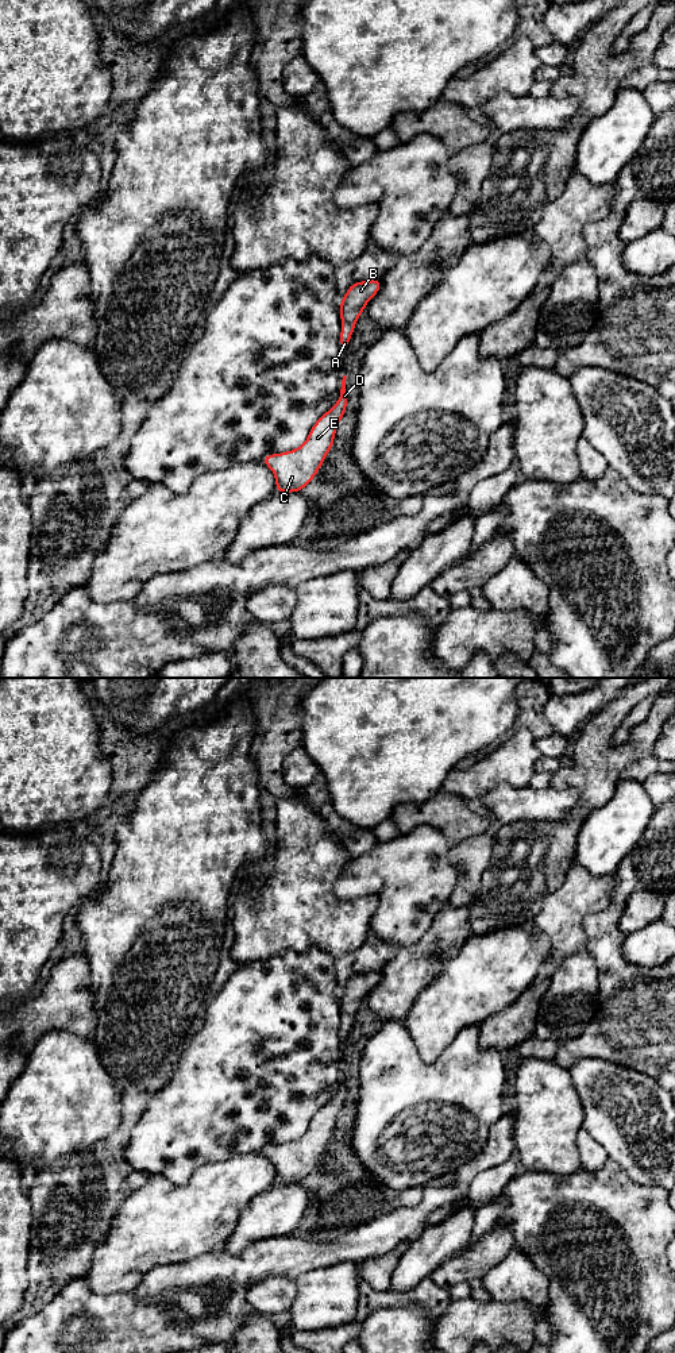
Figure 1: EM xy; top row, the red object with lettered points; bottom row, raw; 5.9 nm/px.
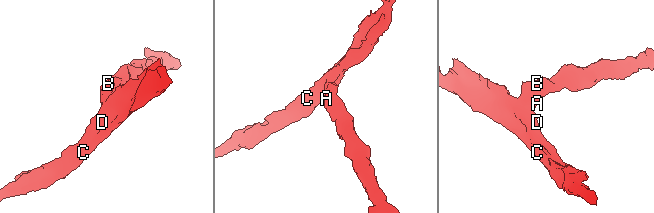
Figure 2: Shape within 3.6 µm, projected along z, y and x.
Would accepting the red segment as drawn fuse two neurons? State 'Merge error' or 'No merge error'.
No merge error

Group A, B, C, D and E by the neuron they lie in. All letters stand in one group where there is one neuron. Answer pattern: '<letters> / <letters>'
A B C D E

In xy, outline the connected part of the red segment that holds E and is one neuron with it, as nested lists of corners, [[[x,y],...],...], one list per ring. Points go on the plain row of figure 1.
[[[343,1067],[338,1094],[313,1115],[306,1132],[298,1140],[269,1145],[262,1150],[275,1168],[275,1183],[301,1183],[319,1164],[333,1138],[338,1117],[347,1100],[346,1069]]]

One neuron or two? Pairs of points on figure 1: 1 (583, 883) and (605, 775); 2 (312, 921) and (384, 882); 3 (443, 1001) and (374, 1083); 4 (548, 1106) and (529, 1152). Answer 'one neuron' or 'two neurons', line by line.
1: two neurons
2: two neurons
3: two neurons
4: one neuron

